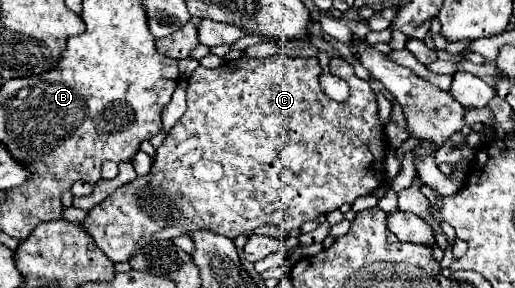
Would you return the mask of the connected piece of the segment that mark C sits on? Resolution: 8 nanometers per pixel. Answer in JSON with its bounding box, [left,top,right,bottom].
[85,56,389,262]

